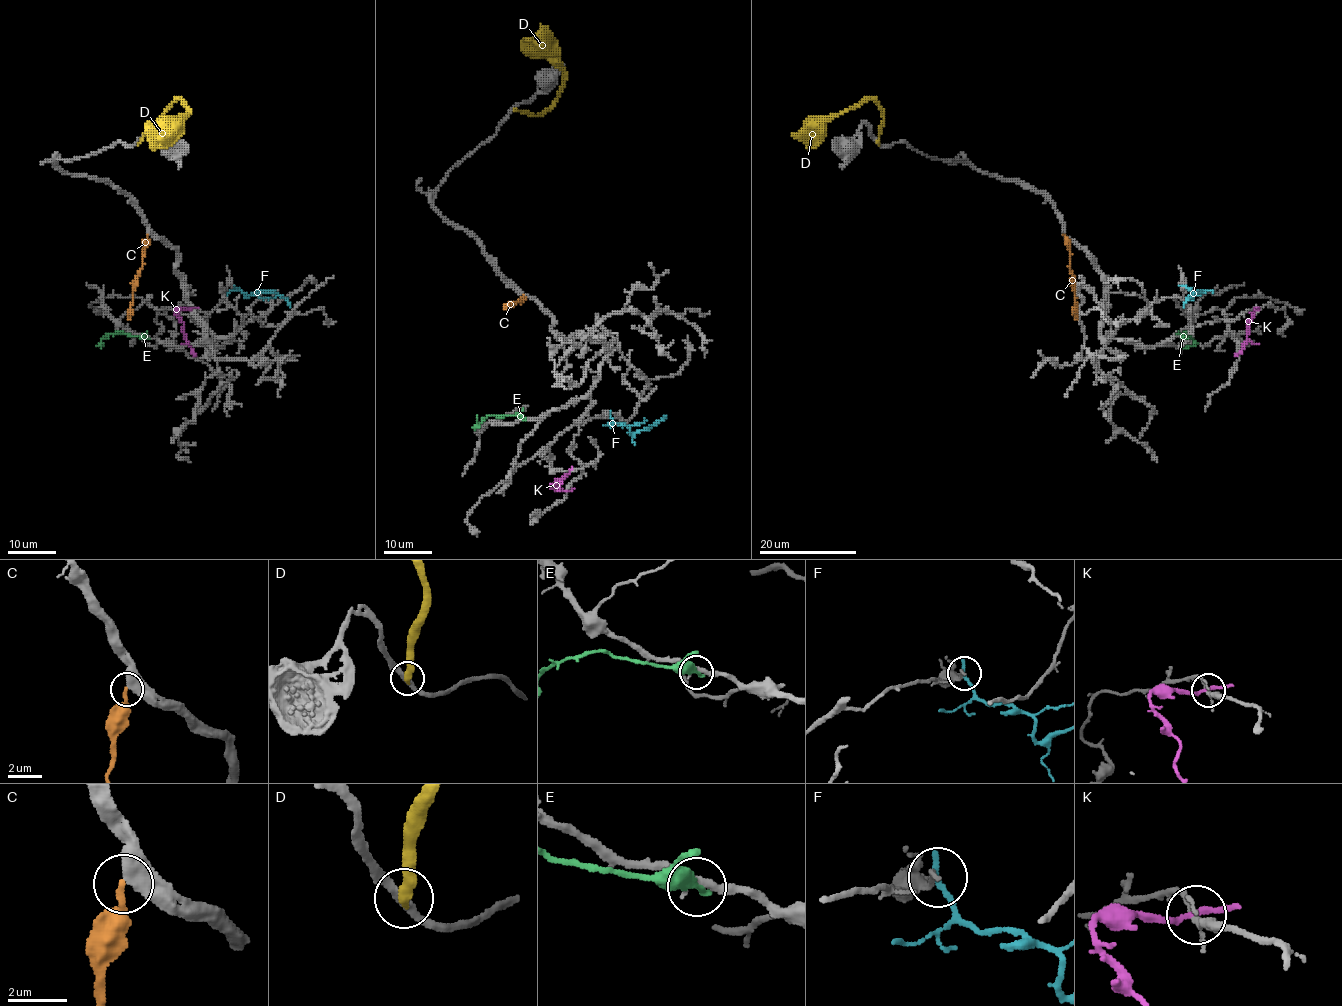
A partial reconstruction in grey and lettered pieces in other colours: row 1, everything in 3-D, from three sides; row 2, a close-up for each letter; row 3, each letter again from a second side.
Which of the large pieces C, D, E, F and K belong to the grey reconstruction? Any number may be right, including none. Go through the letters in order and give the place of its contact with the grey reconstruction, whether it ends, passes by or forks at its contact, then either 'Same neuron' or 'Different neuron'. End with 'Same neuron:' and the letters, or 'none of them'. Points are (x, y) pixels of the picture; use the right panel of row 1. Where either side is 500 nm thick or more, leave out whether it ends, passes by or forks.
C: Touches grey at (1063, 234). It ends there. Different neuron
D: Touches grey at (877, 142). It ends there. Different neuron
E: Touches grey at (1187, 338). It ends there. Different neuron
F: Touches grey at (1182, 286). It ends there. Different neuron
K: Touches grey at (1259, 308). It passes by. Different neuron
Same neuron: none of them

